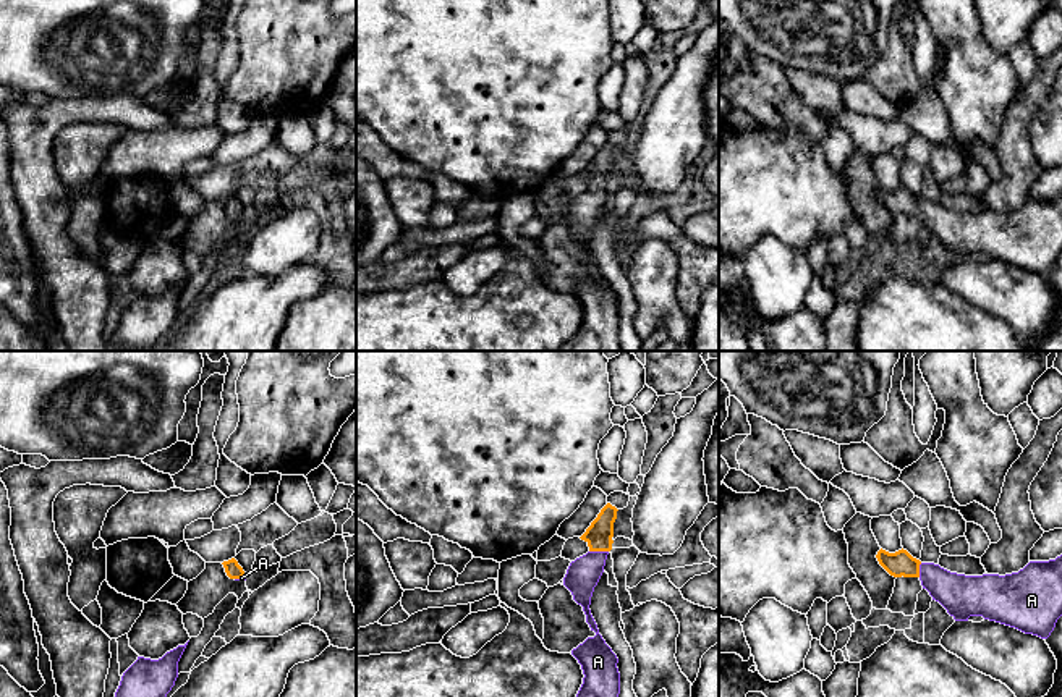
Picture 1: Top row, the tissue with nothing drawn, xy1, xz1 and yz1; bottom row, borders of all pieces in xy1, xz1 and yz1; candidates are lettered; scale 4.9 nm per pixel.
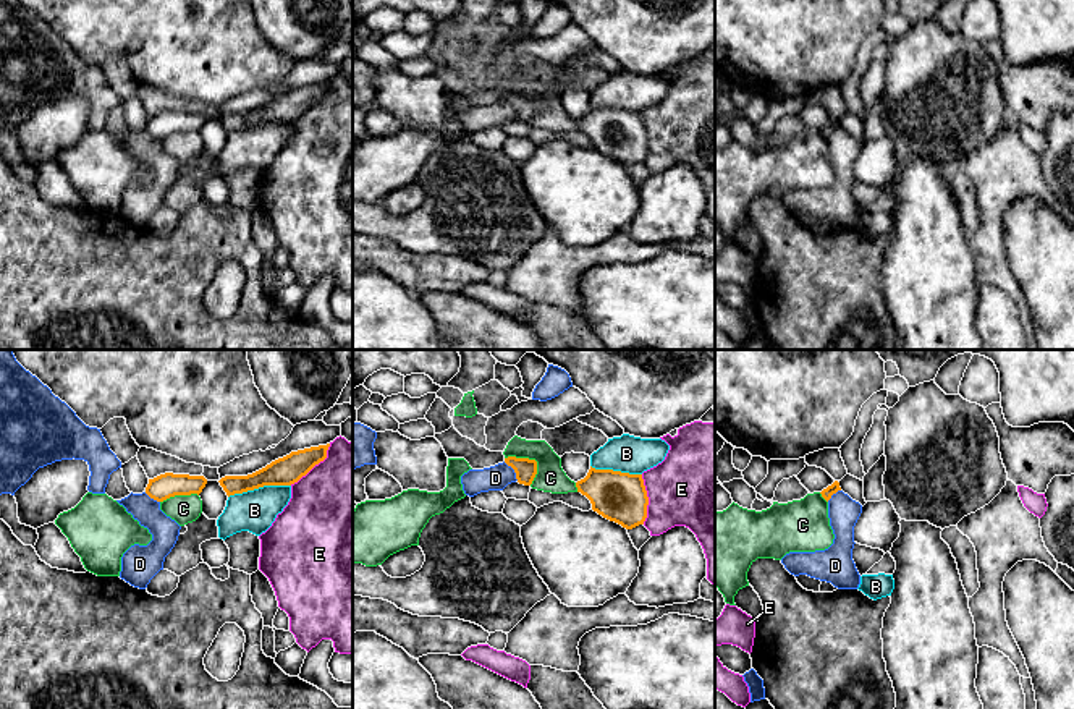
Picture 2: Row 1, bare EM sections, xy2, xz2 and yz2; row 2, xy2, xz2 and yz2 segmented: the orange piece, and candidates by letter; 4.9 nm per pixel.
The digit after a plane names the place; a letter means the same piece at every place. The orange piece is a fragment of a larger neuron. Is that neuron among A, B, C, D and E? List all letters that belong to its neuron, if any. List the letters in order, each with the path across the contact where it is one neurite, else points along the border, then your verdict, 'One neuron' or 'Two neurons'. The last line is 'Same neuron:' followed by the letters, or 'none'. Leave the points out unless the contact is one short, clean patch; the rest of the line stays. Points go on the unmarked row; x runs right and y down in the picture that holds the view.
A: One neuron
B: Two neurons
C: Two neurons
D: Boundary: xz2 (503, 99), (518, 117). Two neurons
E: Two neurons
Same neuron: A

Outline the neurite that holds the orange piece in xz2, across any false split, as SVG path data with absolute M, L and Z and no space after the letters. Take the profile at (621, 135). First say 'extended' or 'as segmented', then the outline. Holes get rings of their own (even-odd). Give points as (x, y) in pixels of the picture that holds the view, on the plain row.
as segmented | M590 104L576 125L590 138L594 149L626 167L644 162L647 155L649 134L642 112Z

